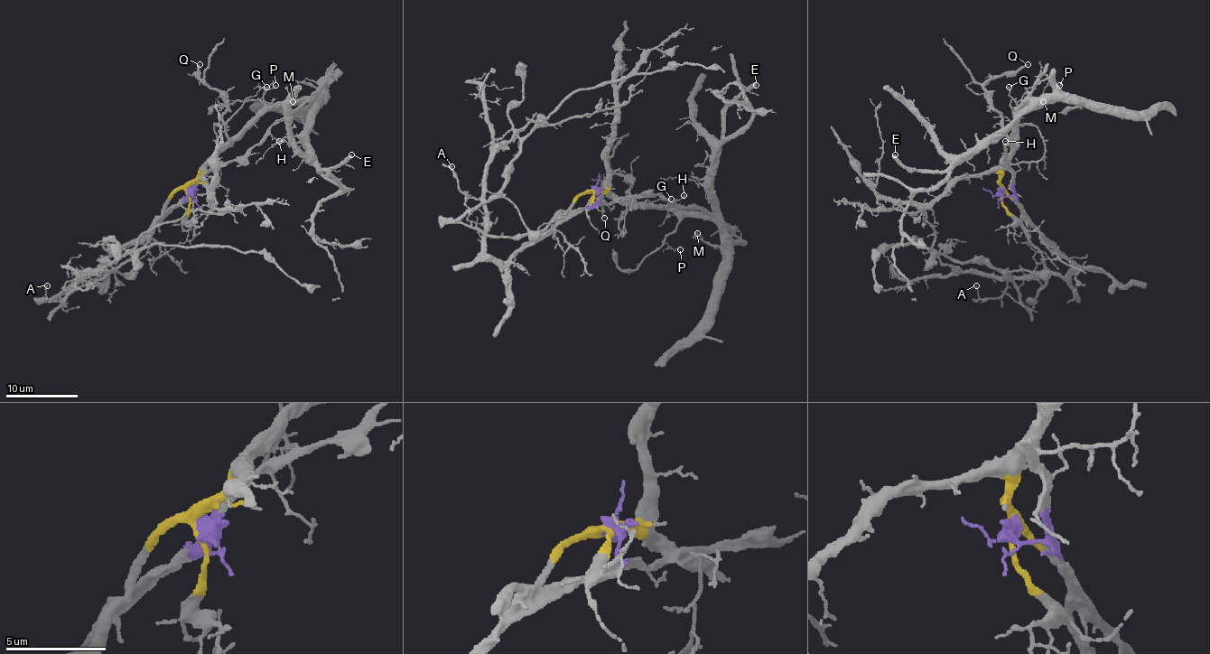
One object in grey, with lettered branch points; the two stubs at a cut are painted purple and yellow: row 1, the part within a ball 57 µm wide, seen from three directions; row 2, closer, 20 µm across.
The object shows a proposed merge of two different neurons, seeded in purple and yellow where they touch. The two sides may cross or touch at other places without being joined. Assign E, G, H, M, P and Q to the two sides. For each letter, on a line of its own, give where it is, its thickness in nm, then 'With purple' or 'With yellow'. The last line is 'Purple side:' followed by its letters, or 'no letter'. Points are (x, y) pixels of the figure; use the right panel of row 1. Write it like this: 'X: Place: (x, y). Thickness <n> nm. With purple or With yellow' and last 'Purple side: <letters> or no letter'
E: Place: (895, 154). Thickness 400 nm. With yellow
G: Place: (1009, 87). Thickness 100 nm. With purple
H: Place: (1005, 141). Thickness 120 nm. With purple
M: Place: (1043, 101). Thickness 100 nm. With yellow
P: Place: (1059, 85). Thickness 110 nm. With yellow
Q: Place: (1028, 64). Thickness 160 nm. With yellow
Purple side: G, H

